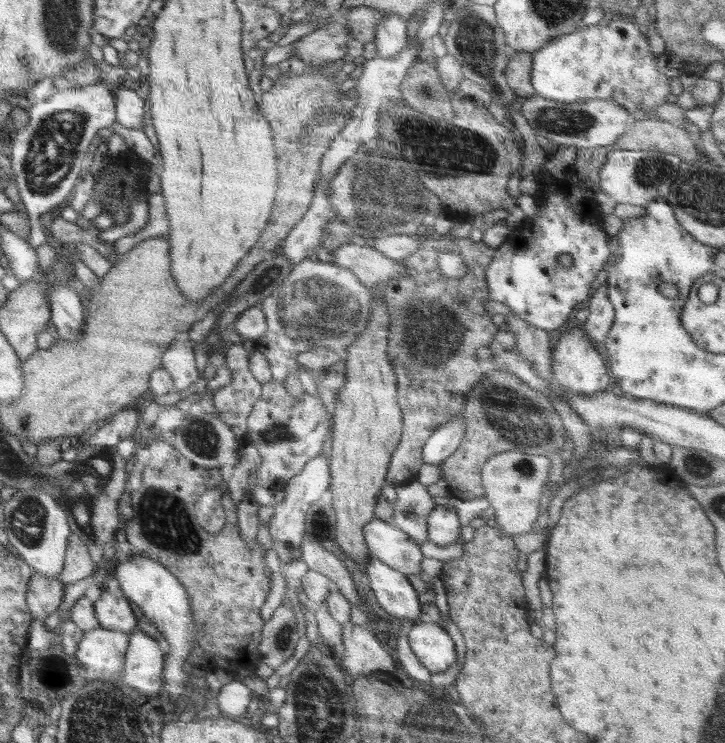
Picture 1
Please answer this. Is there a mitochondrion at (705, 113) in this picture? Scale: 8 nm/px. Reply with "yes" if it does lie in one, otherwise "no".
no

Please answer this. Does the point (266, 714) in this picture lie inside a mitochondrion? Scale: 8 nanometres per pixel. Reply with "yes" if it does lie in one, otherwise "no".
no

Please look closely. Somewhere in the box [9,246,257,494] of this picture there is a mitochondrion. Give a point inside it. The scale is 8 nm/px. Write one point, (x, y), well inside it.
(202, 439)

